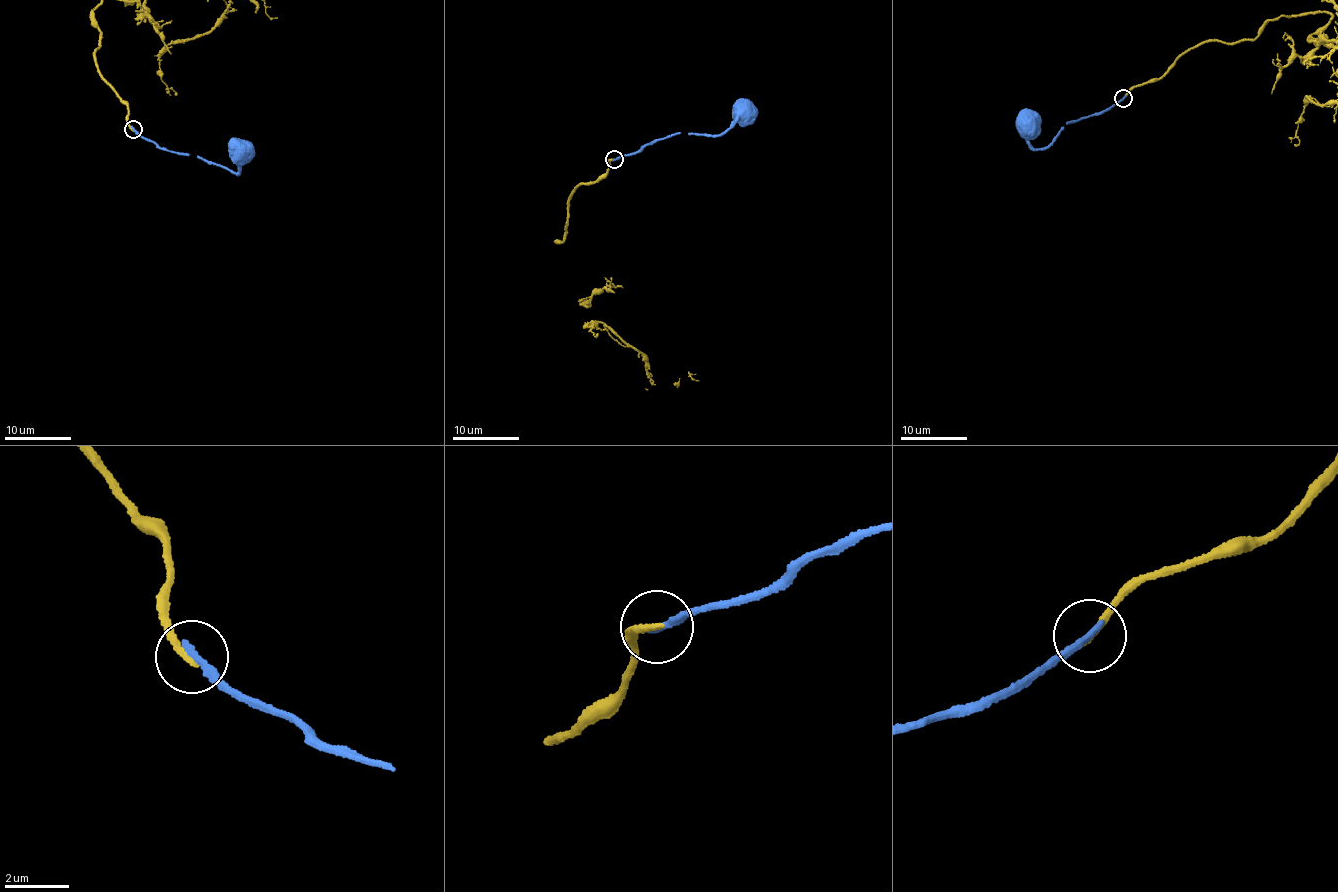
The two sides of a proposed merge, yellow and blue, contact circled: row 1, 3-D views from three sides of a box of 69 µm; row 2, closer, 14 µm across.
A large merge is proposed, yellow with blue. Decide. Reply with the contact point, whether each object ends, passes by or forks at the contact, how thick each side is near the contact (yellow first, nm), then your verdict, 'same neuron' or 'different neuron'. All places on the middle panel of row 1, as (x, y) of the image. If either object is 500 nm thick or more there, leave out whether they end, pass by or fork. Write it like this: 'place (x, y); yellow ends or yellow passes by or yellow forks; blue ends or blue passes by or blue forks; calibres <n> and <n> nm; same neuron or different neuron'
place (614, 159); yellow ends; blue ends; calibres 220 and 280 nm; different neuron

